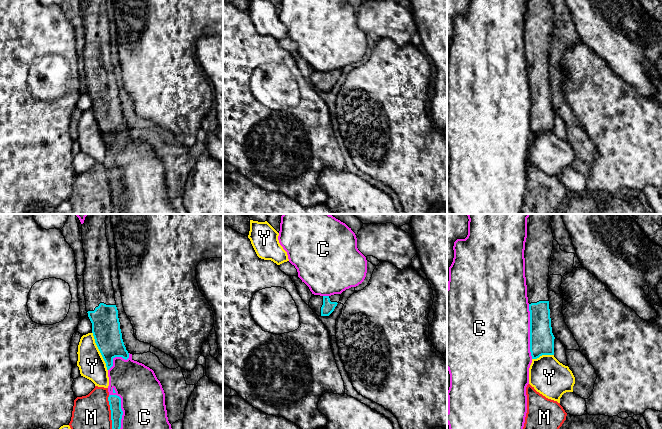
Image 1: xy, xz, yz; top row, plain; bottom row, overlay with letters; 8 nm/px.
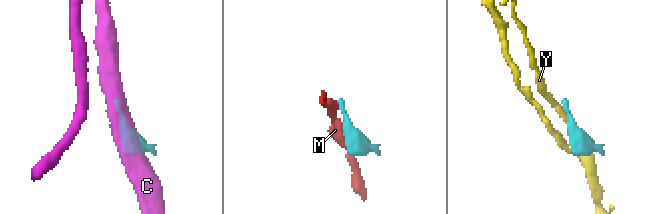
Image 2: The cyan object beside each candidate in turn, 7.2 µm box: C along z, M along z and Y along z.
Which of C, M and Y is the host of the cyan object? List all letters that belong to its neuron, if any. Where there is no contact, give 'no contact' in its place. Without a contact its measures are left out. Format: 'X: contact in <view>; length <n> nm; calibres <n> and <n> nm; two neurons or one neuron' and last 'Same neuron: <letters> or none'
C: contact in xy; length 420 nm; calibres 100 and 420 nm; two neurons
M: contact in xy; length 340 nm; calibres 100 and 340 nm; two neurons
Y: contact in xy; length 340 nm; calibres 220 and 220 nm; two neurons
Same neuron: none

